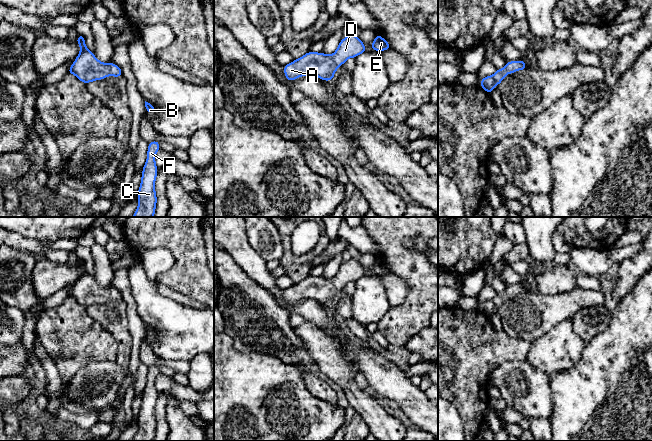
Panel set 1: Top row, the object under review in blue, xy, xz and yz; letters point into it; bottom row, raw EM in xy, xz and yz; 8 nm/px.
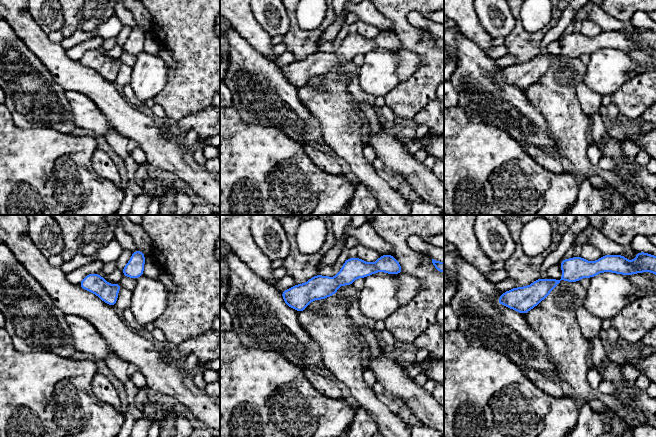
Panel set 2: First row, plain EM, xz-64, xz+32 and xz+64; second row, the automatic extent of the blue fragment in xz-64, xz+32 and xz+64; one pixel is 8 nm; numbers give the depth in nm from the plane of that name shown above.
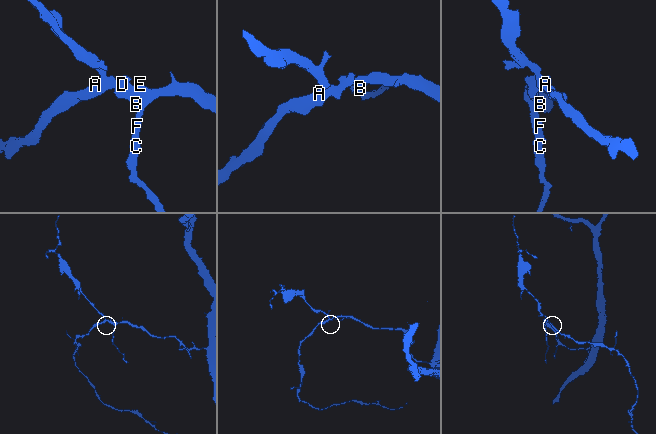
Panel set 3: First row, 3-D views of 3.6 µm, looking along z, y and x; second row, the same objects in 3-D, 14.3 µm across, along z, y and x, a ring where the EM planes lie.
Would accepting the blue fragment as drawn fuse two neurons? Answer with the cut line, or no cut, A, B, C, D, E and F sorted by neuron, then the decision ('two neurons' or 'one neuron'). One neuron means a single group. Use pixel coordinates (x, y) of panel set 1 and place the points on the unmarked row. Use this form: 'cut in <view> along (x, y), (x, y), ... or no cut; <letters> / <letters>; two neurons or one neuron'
no cut; A B C D E F; one neuron

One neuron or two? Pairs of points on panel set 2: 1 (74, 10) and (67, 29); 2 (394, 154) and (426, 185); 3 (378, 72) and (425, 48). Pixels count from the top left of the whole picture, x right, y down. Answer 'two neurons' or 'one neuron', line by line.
1: one neuron
2: one neuron
3: two neurons

